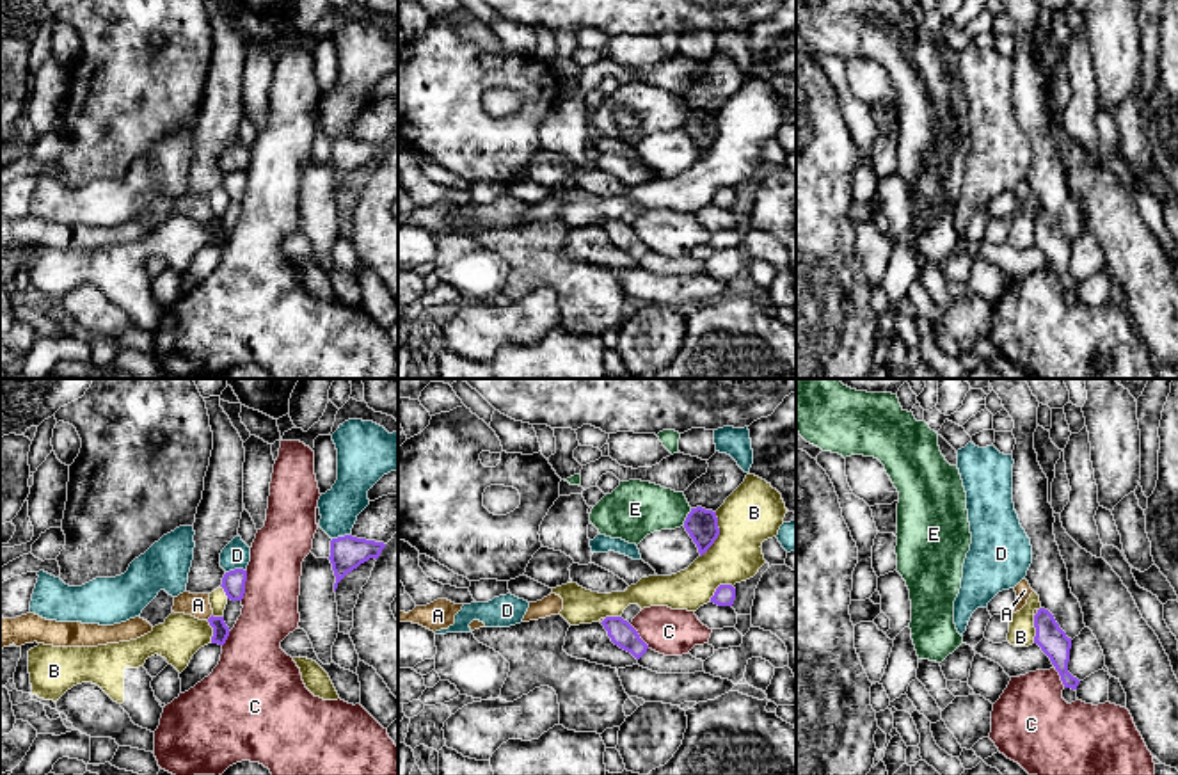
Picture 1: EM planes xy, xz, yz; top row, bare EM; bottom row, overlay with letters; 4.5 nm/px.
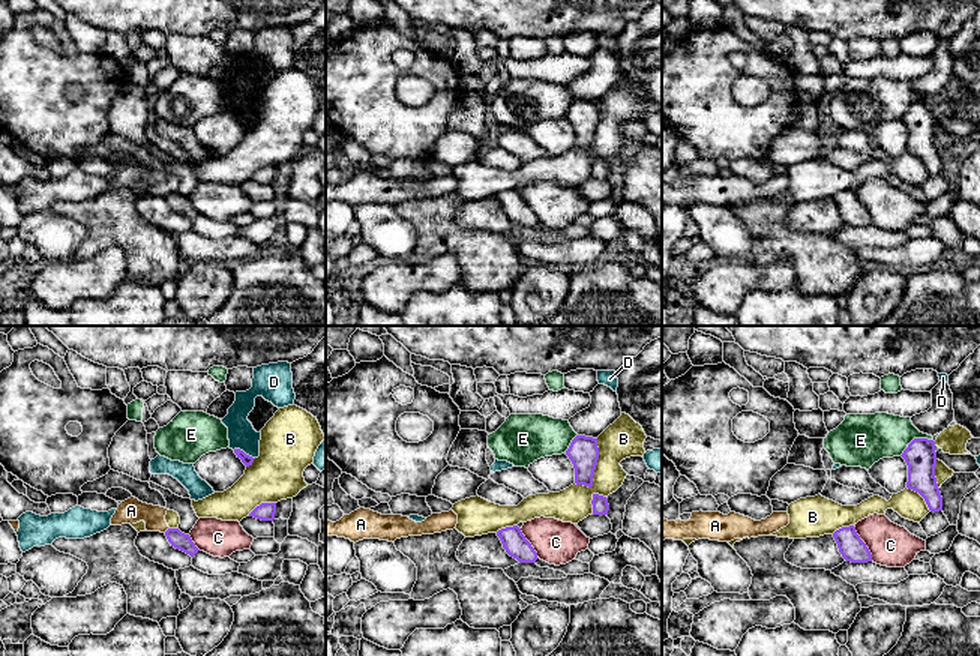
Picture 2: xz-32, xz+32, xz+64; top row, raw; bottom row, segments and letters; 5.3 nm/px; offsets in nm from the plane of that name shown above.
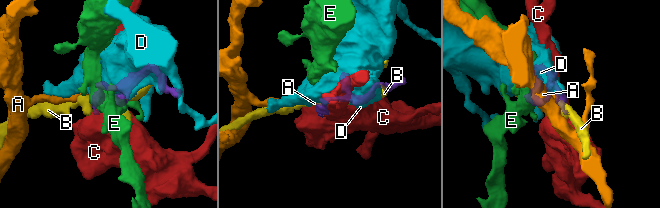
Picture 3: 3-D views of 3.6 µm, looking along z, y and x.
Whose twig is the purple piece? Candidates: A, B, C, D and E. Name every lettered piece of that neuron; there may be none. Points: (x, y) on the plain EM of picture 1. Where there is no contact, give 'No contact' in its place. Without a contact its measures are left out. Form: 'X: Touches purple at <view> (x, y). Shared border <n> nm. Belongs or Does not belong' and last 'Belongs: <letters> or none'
A: Touches purple at xy (210, 219). Shared border 40 nm. Belongs
B: Touches purple at xz (718, 135). Shared border 220 nm. Does not belong
C: Touches purple at xy (244, 187). Shared border 150 nm. Does not belong
D: Touches purple at xy (235, 171). Shared border 90 nm. Does not belong
E: Touches purple at xz (686, 119). Shared border 90 nm. Does not belong
Belongs: A

